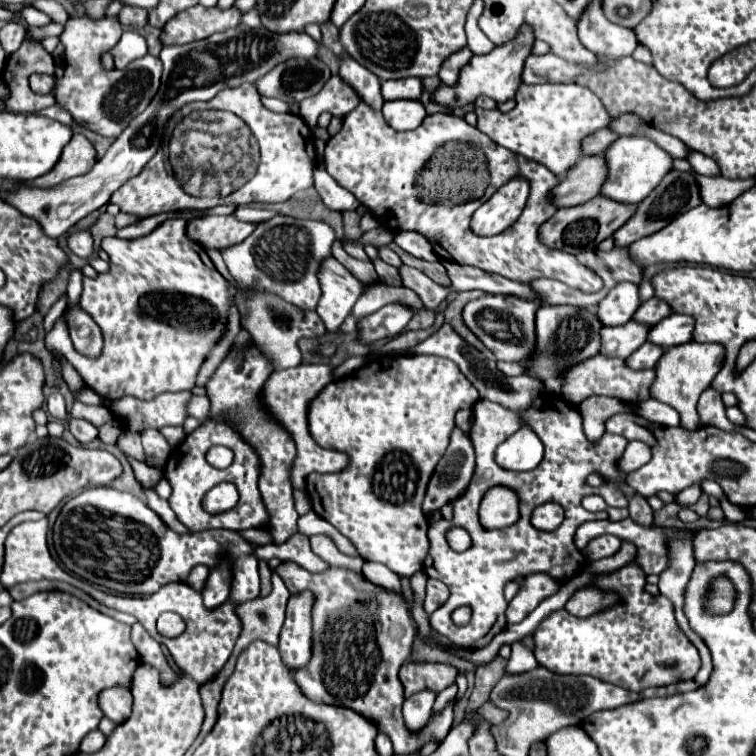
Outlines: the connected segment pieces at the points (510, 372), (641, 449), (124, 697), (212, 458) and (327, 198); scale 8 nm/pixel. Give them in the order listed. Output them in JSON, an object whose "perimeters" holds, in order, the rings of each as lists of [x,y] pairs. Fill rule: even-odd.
{"perimeters":[[[[498,361],[498,369],[508,377],[516,377],[516,375],[522,375],[526,371],[526,367],[520,363],[504,363],[504,361]]],[[[630,441],[618,467],[624,473],[630,473],[630,471],[636,471],[642,465],[646,465],[650,459],[652,459],[652,451],[648,449],[648,445],[644,445],[642,441]]],[[[112,687],[112,689],[102,691],[102,695],[100,695],[100,709],[114,723],[124,723],[130,717],[132,702],[132,694],[125,687]]],[[[214,446],[206,454],[206,460],[210,465],[218,469],[224,469],[233,462],[234,454],[224,446]]],[[[318,161],[316,169],[314,169],[314,187],[318,191],[318,195],[322,197],[324,205],[332,211],[354,211],[358,209],[358,199],[344,187],[340,187],[326,171],[324,163]]]]}

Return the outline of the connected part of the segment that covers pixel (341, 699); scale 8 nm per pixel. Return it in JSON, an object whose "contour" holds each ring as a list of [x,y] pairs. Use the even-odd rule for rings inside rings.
{"contour":[[[282,561],[276,567],[276,573],[282,577],[284,585],[288,587],[290,595],[296,595],[300,591],[314,593],[316,601],[312,607],[312,661],[304,665],[304,669],[292,671],[296,683],[300,689],[316,703],[330,703],[340,707],[350,707],[364,717],[372,719],[378,725],[380,733],[386,733],[394,743],[396,755],[408,755],[420,751],[430,741],[442,741],[450,727],[452,727],[452,707],[450,701],[444,710],[438,714],[432,714],[422,731],[410,733],[402,719],[402,701],[404,701],[404,689],[398,679],[400,665],[408,659],[412,651],[412,641],[416,637],[416,625],[412,621],[412,615],[408,613],[408,601],[402,593],[388,591],[384,587],[378,587],[370,583],[362,573],[340,569],[340,567],[328,567],[322,573],[310,573],[298,563]]]}

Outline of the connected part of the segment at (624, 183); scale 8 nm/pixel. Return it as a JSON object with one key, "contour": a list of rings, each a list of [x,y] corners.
{"contour":[[[644,135],[618,137],[608,147],[606,161],[608,161],[608,179],[602,187],[602,195],[620,203],[644,201],[644,197],[648,197],[656,189],[656,185],[660,183],[660,177],[664,177],[664,173],[672,169],[672,157]]]}

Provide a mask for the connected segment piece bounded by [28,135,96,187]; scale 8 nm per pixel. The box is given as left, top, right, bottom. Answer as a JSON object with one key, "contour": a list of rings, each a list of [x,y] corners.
{"contour":[[[74,135],[72,141],[64,147],[64,153],[60,161],[56,163],[56,169],[52,173],[46,173],[44,177],[38,177],[36,181],[30,181],[28,185],[36,187],[54,187],[70,177],[78,177],[88,173],[96,163],[96,149],[84,135]]]}

